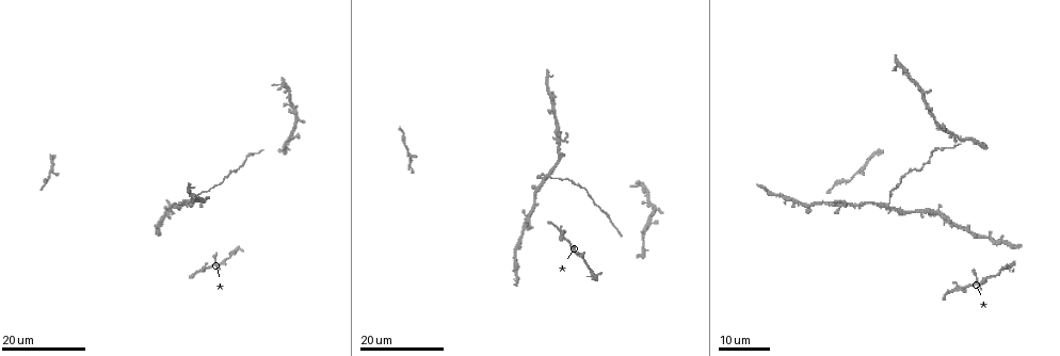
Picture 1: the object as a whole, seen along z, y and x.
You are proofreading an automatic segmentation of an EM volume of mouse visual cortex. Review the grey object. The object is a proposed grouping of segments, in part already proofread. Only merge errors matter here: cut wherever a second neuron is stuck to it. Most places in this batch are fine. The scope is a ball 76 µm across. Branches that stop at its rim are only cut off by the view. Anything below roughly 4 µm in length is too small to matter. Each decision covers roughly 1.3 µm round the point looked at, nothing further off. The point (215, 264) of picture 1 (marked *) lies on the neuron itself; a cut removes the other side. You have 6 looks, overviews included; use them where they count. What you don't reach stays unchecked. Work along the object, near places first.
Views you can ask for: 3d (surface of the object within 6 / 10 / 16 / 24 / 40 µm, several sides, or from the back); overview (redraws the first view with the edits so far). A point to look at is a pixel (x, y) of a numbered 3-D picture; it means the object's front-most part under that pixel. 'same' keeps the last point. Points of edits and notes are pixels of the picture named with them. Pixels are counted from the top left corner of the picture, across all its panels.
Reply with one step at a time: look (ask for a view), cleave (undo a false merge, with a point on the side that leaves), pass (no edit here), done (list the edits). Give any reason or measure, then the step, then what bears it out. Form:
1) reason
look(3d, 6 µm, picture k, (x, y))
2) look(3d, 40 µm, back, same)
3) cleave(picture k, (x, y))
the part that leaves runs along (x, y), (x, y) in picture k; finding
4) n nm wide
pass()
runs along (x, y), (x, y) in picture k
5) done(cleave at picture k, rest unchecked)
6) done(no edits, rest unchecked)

branch point
look(3d, 24 µm, picture 1, (956, 287))

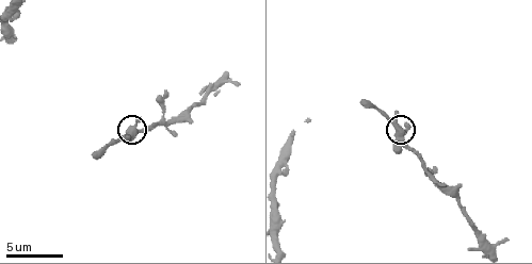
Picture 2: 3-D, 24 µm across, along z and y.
look(3d, 10 µm, picture 2, (133, 128))

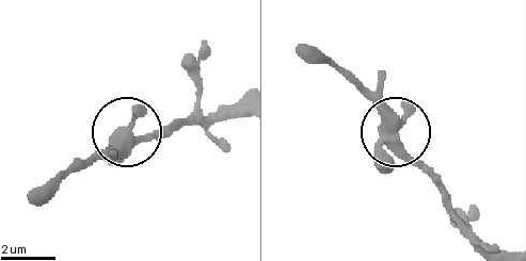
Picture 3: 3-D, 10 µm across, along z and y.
3 arms
pass()
runs along (466, 222), (354, 82) in picture 3; one neuron here

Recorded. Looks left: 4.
look(3d, 16 µm, picture 1, (936, 214))

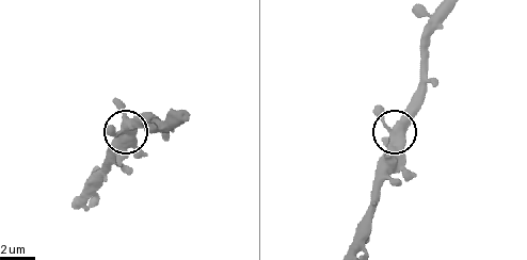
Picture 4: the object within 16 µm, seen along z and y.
look(3d, 6 µm, picture 4, (387, 128))

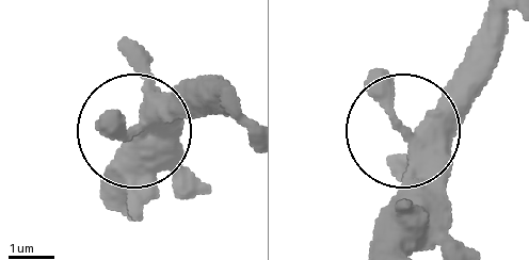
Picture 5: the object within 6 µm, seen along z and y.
look(3d, 6 µm, back, picture 5, (404, 130))

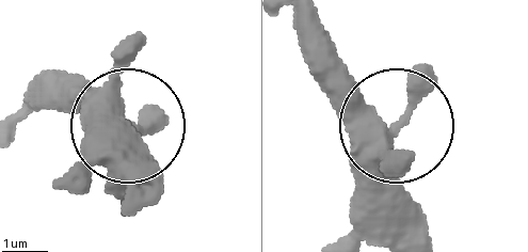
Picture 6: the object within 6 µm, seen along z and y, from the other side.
pass()
one neuron here

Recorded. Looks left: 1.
done(no edits, rest unchecked)

